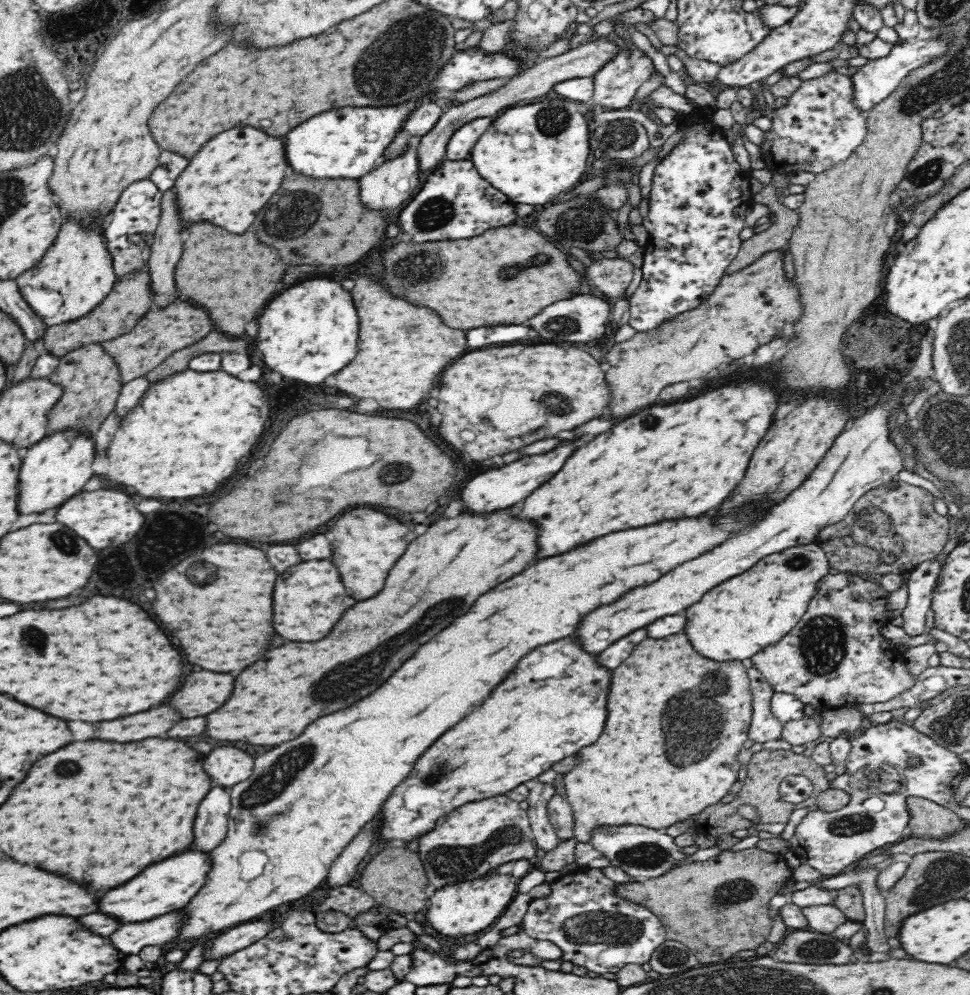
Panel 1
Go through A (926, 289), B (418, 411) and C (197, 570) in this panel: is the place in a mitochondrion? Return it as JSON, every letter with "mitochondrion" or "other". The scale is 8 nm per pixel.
{"A":"other","B":"other","C":"mitochondrion"}

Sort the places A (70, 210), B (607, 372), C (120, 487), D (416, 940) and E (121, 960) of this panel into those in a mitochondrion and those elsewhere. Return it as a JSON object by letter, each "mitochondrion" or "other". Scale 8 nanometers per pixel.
{"A":"other","B":"other","C":"other","D":"other","E":"other"}

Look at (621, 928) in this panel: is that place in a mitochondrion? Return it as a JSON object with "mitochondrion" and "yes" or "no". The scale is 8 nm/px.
{"mitochondrion":"yes"}

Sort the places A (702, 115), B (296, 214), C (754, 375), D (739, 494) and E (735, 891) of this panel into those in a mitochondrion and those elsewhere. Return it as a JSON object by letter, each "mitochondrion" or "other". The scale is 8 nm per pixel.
{"A":"other","B":"mitochondrion","C":"other","D":"other","E":"mitochondrion"}

